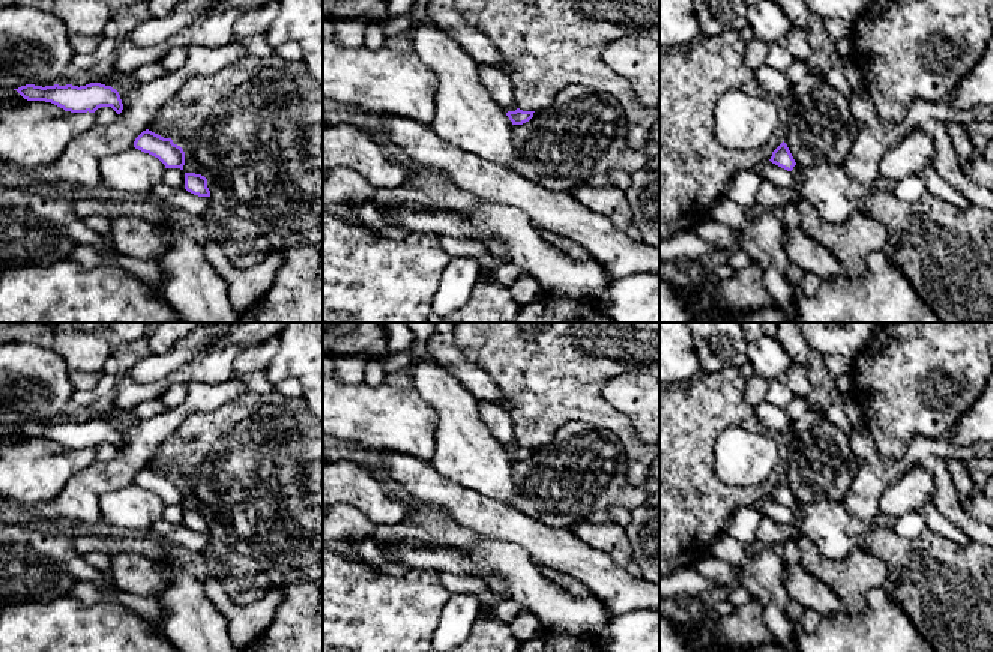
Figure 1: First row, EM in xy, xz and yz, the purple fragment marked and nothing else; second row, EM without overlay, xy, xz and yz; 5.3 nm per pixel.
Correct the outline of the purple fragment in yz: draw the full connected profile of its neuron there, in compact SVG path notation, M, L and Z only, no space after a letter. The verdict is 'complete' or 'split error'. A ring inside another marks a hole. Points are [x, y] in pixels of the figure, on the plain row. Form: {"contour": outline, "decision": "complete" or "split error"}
{"contour": "M784 478L772 488L772 493L769 497L787 508L792 508L793 503L796 502L793 493Z", "decision": "complete"}

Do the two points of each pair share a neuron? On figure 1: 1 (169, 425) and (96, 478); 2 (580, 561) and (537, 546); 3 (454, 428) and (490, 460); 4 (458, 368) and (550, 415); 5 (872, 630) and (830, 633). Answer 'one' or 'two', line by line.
1: one
2: one
3: one
4: two
5: one

